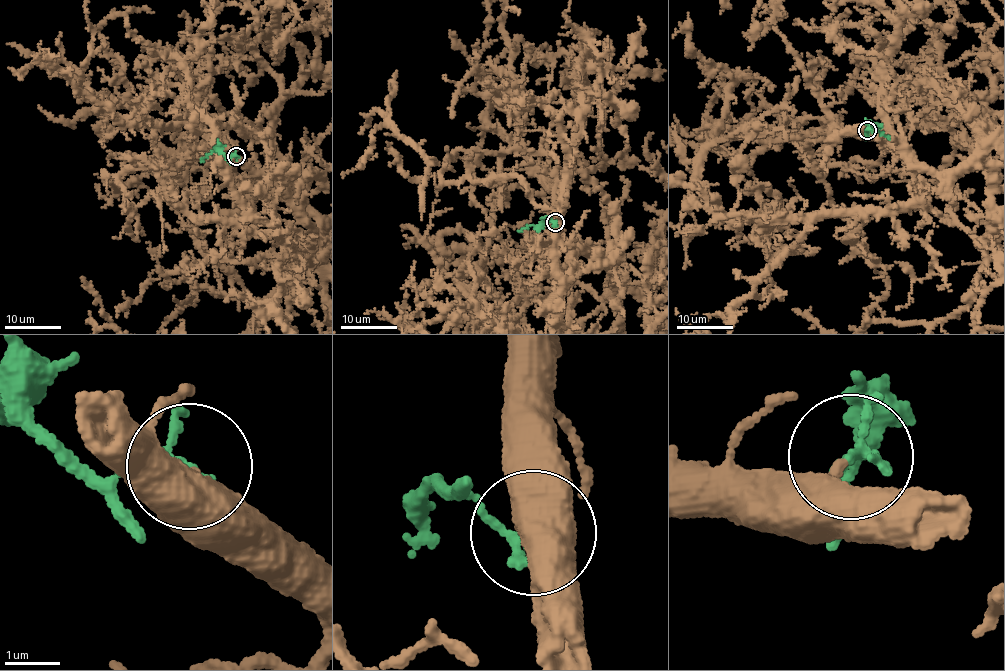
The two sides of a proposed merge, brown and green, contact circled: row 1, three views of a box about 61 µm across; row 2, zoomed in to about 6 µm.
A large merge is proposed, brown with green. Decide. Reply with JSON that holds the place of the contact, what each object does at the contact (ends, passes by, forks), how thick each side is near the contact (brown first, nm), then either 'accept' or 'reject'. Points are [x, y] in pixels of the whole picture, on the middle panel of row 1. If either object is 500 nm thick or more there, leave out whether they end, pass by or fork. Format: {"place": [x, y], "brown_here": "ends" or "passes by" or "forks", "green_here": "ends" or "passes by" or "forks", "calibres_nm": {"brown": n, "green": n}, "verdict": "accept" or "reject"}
{"place": [555, 222], "brown_here": "ends", "green_here": "passes by", "calibres_nm": {"brown": 400, "green": 120}, "verdict": "reject"}

